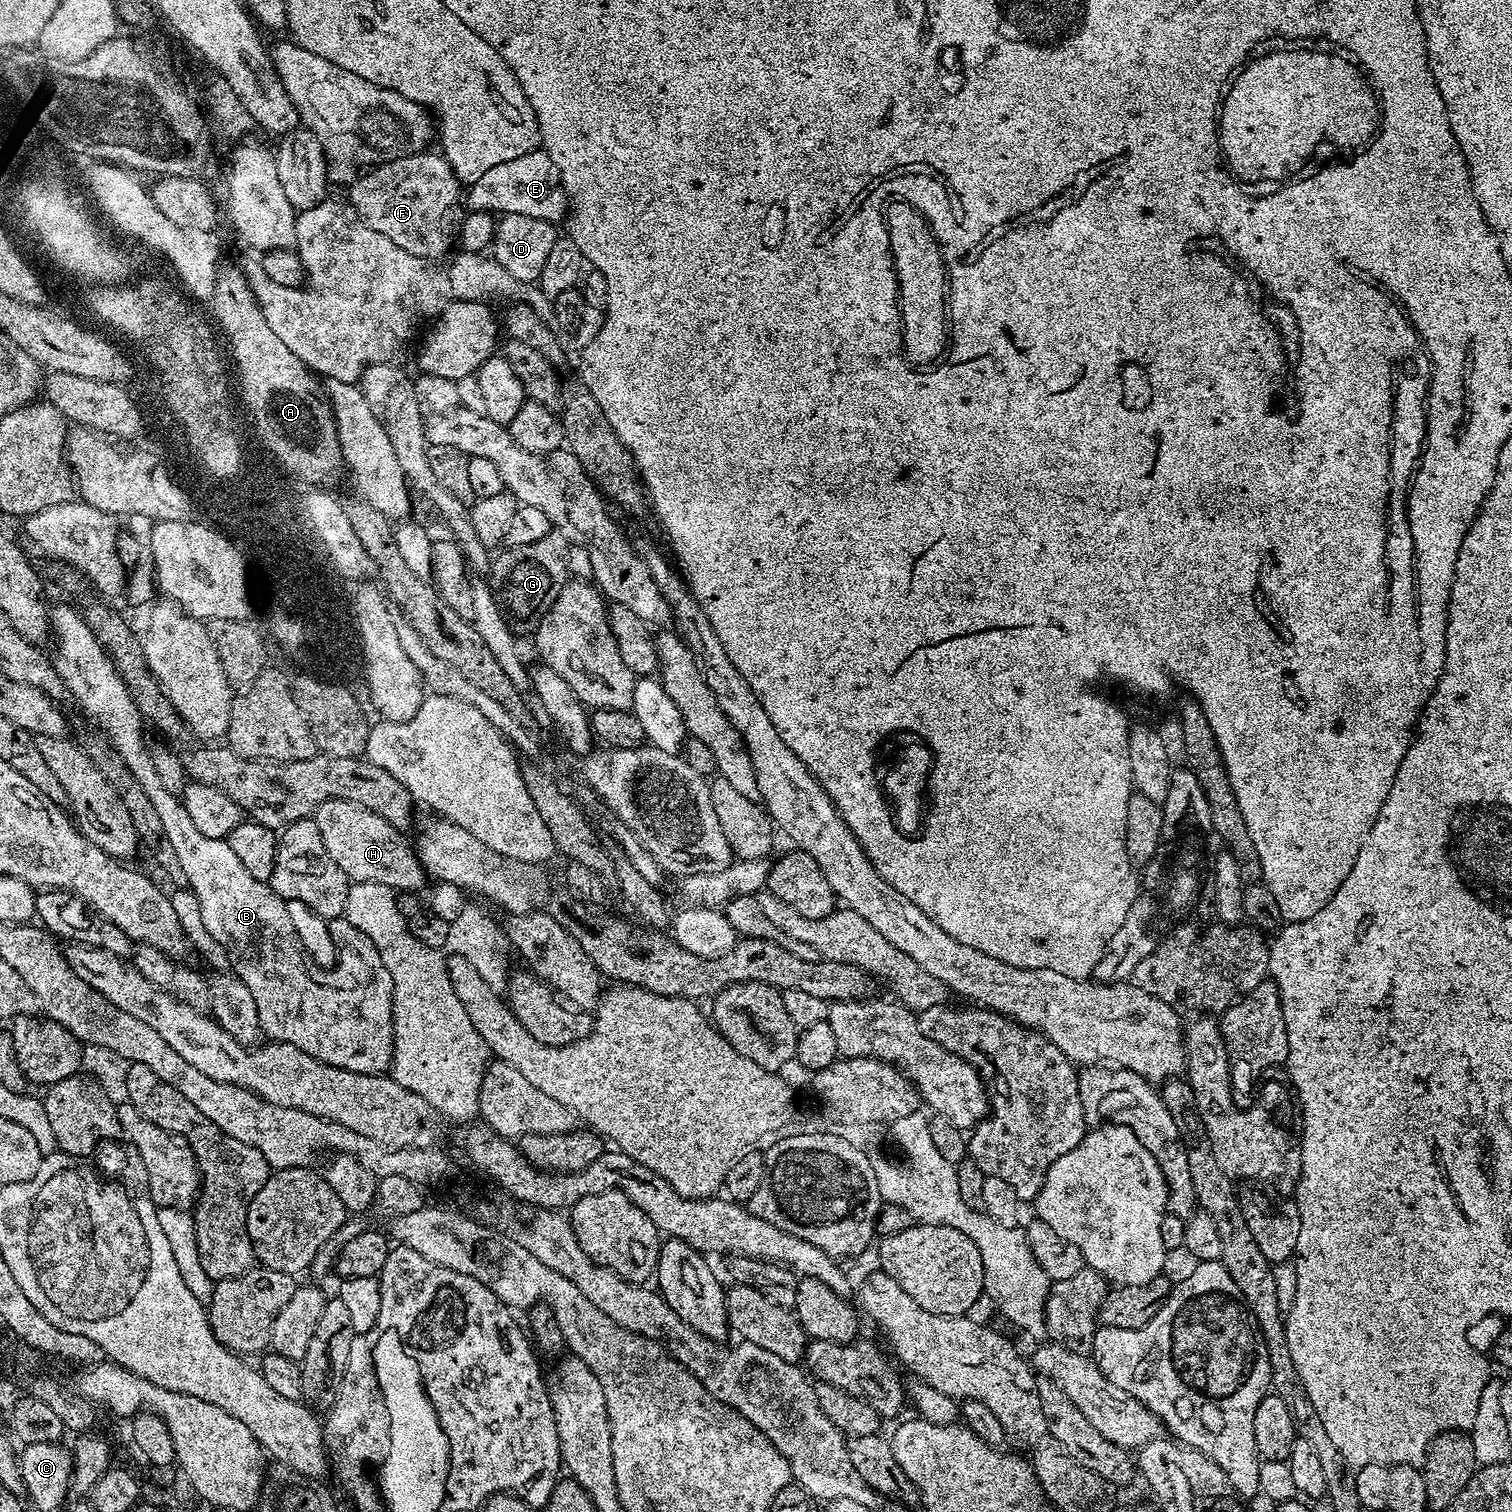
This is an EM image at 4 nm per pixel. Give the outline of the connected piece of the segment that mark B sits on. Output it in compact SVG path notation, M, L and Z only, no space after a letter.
M68 604L53 607L50 612L50 624L60 637L56 640L56 656L54 663L62 682L68 687L68 695L84 707L88 716L97 720L99 731L107 736L108 741L122 754L122 762L130 766L130 774L138 778L138 786L146 790L146 798L154 802L154 811L162 818L162 827L166 830L166 838L170 838L170 846L174 846L174 854L178 854L178 866L182 866L182 877L186 881L196 901L200 903L202 922L206 922L206 930L218 938L218 942L226 950L231 971L240 977L240 981L254 994L254 1003L258 1006L258 1018L269 1041L282 1044L293 1044L298 1050L306 1050L322 1063L335 1068L345 1068L351 1072L370 1072L384 1074L392 1067L392 1051L396 1048L396 1037L392 1025L392 995L394 982L390 978L390 970L386 970L386 962L382 962L382 954L358 926L350 926L346 918L331 921L332 940L336 943L336 969L323 972L308 961L308 952L300 941L300 932L288 913L289 905L272 889L271 883L254 878L254 874L246 871L246 866L238 862L234 850L230 850L227 839L206 838L194 826L186 806L181 803L177 793L166 790L158 769L154 766L152 748L144 737L146 722L140 717L134 698L130 698L130 690L126 682L118 674L114 662L108 657L104 644L90 630L79 611L75 612Z

